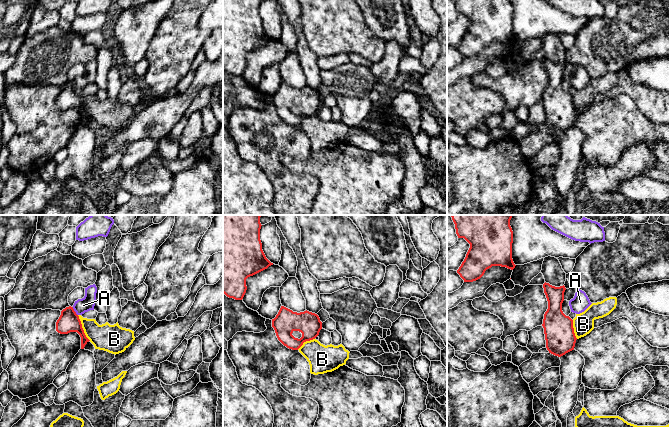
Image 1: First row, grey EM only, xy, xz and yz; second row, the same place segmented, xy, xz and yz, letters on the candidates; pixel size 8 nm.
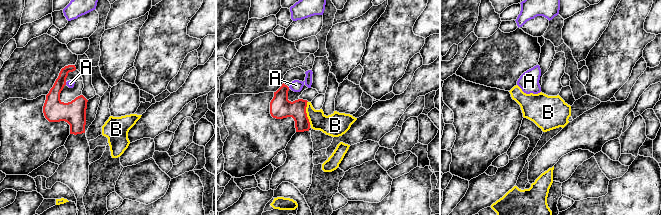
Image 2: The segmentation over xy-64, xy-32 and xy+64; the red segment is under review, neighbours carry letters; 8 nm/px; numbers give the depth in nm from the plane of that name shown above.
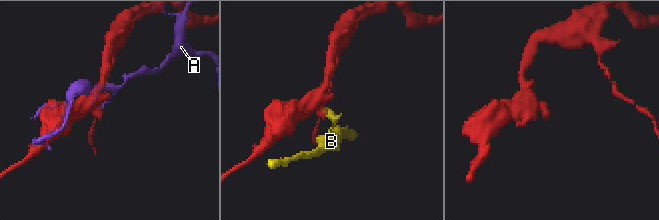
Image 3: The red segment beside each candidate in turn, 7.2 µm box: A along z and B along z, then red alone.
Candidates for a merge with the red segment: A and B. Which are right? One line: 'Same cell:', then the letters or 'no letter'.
Same cell: no letter

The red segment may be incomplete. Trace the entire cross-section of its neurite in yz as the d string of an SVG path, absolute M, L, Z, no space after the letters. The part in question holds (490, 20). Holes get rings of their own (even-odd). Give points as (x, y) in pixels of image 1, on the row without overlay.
M455 0L458 14L464 14L470 24L457 49L464 58L480 55L485 47L492 42L501 42L513 46L512 35L513 7L510 0Z

